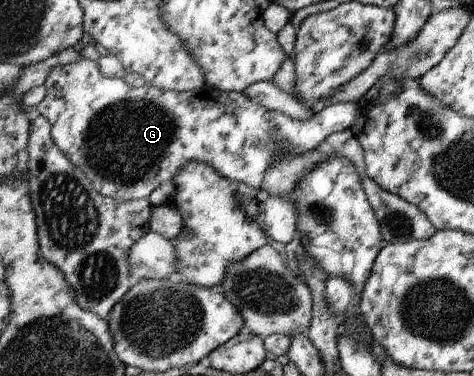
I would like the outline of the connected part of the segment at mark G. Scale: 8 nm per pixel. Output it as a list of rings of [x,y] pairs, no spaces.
[[[81,57],[73,64],[60,64],[50,72],[46,84],[48,95],[36,110],[53,125],[54,141],[70,159],[95,183],[95,188],[109,197],[124,201],[141,200],[155,195],[165,183],[175,183],[178,176],[192,162],[210,165],[219,176],[235,183],[245,183],[262,189],[266,172],[280,158],[301,156],[317,150],[319,145],[336,132],[350,129],[359,121],[365,102],[338,102],[325,104],[315,110],[314,117],[299,122],[283,112],[254,103],[244,92],[227,92],[206,86],[197,91],[162,91],[145,85],[136,89],[122,78],[109,78],[103,74],[99,61]]]

